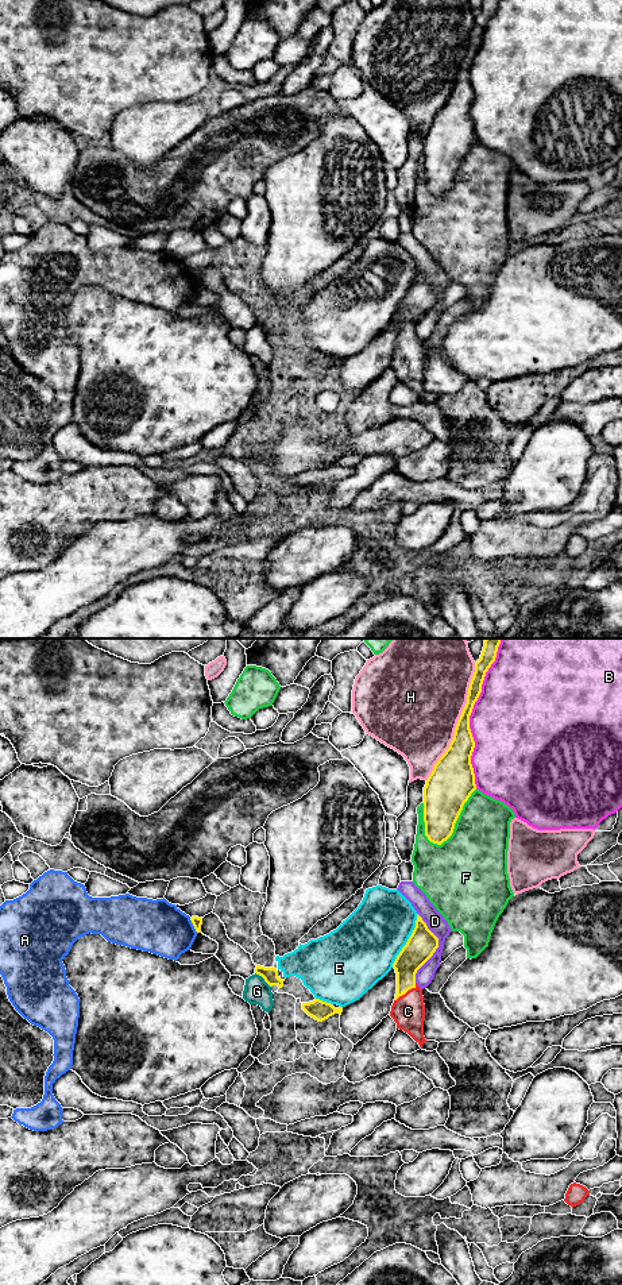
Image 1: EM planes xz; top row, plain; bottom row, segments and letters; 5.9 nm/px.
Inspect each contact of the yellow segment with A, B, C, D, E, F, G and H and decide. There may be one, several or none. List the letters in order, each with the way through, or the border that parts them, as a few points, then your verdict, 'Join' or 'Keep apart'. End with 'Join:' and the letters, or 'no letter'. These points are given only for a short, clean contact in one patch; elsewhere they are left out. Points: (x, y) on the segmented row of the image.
A: Boundary: xz (189, 918), (197, 933). Keep apart
B: Keep apart
C: Path across: xz (416, 952), (406, 964), (405, 992), (408, 1011). Join
D: Keep apart
E: Keep apart
F: Keep apart
G: Keep apart
H: Keep apart
Join: C

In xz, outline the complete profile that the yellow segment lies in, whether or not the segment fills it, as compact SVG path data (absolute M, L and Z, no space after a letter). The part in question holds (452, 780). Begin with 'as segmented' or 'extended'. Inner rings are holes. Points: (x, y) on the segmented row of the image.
as segmented; M486 638L480 659L470 683L467 703L457 721L449 748L434 764L424 787L425 836L441 845L455 829L464 803L476 790L471 756L475 741L470 729L470 715L482 692L486 672L495 661L502 638Z

